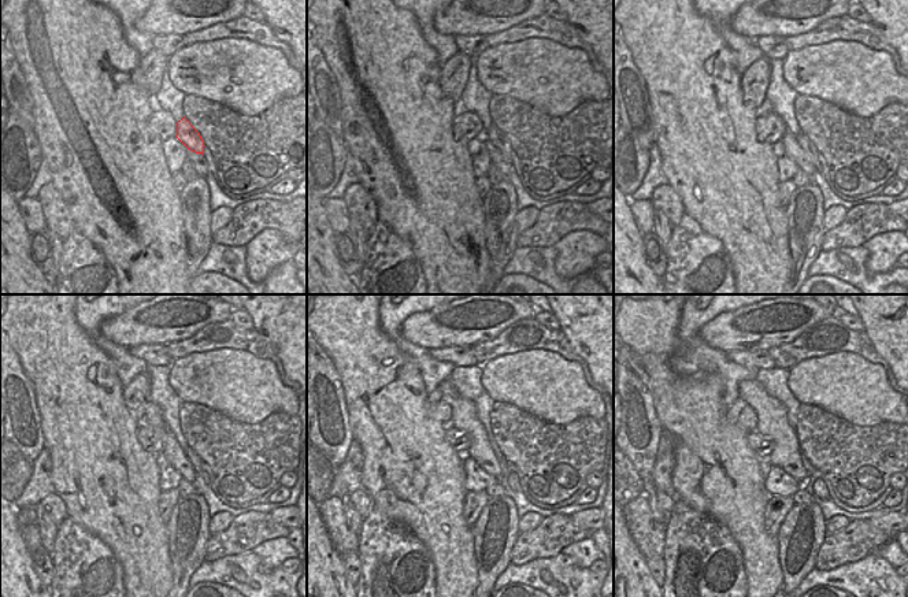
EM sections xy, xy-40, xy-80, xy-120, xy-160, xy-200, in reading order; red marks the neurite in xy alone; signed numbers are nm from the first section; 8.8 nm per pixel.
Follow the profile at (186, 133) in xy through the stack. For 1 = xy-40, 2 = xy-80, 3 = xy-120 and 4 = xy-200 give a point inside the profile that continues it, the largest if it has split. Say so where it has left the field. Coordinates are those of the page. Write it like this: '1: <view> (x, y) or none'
1: xy-40 (492, 134)
2: xy-80 (810, 149)
3: xy-120 (192, 456)
4: xy-200 (819, 488)

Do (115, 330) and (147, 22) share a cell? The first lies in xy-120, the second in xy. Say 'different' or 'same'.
same

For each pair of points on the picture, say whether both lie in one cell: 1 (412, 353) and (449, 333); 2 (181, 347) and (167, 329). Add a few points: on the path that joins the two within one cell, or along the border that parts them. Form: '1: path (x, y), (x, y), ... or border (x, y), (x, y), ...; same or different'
1: border (404, 321), (401, 334), (427, 351); different
2: border (204, 325), (192, 336), (171, 341), (167, 345); different

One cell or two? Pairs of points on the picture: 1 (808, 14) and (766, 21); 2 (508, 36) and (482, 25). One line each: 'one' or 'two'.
1: one
2: two

